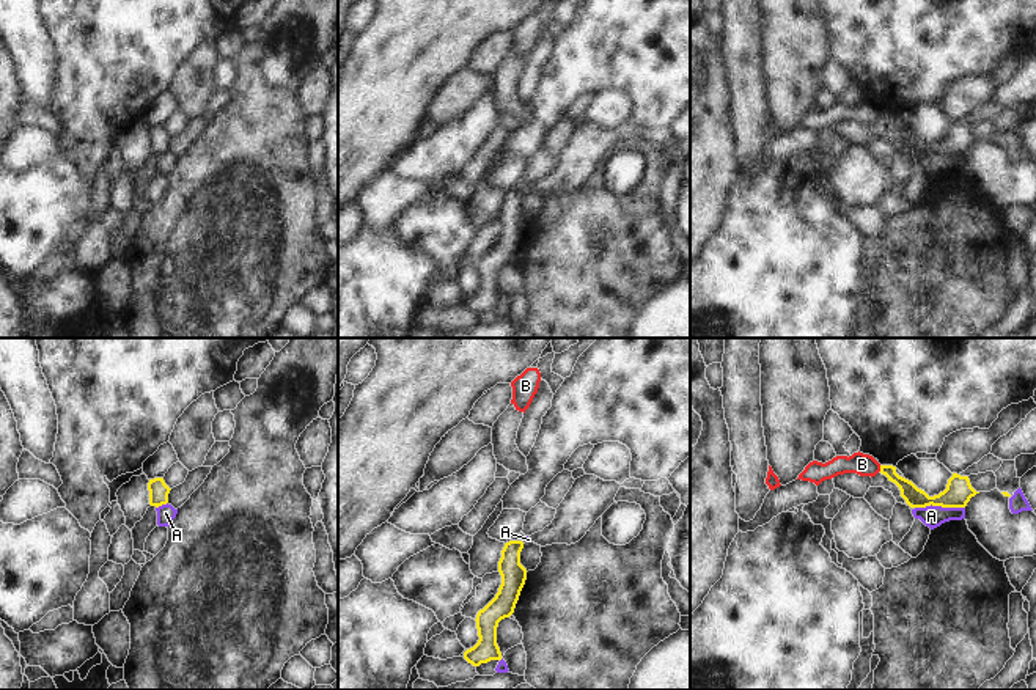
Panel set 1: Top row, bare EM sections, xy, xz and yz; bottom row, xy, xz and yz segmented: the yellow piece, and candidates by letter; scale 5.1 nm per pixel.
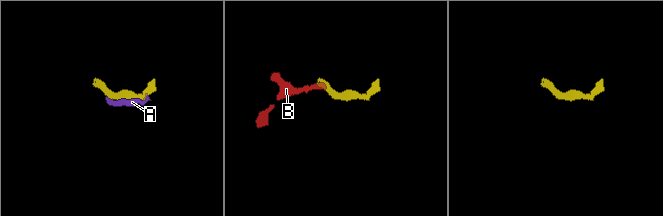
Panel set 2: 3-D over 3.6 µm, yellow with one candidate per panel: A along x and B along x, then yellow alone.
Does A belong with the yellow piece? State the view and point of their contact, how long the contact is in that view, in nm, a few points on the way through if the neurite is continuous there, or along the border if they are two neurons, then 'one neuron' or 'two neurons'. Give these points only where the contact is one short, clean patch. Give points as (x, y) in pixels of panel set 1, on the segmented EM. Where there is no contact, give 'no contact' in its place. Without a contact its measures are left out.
yz (939, 505) | 260 nm | two neurons

